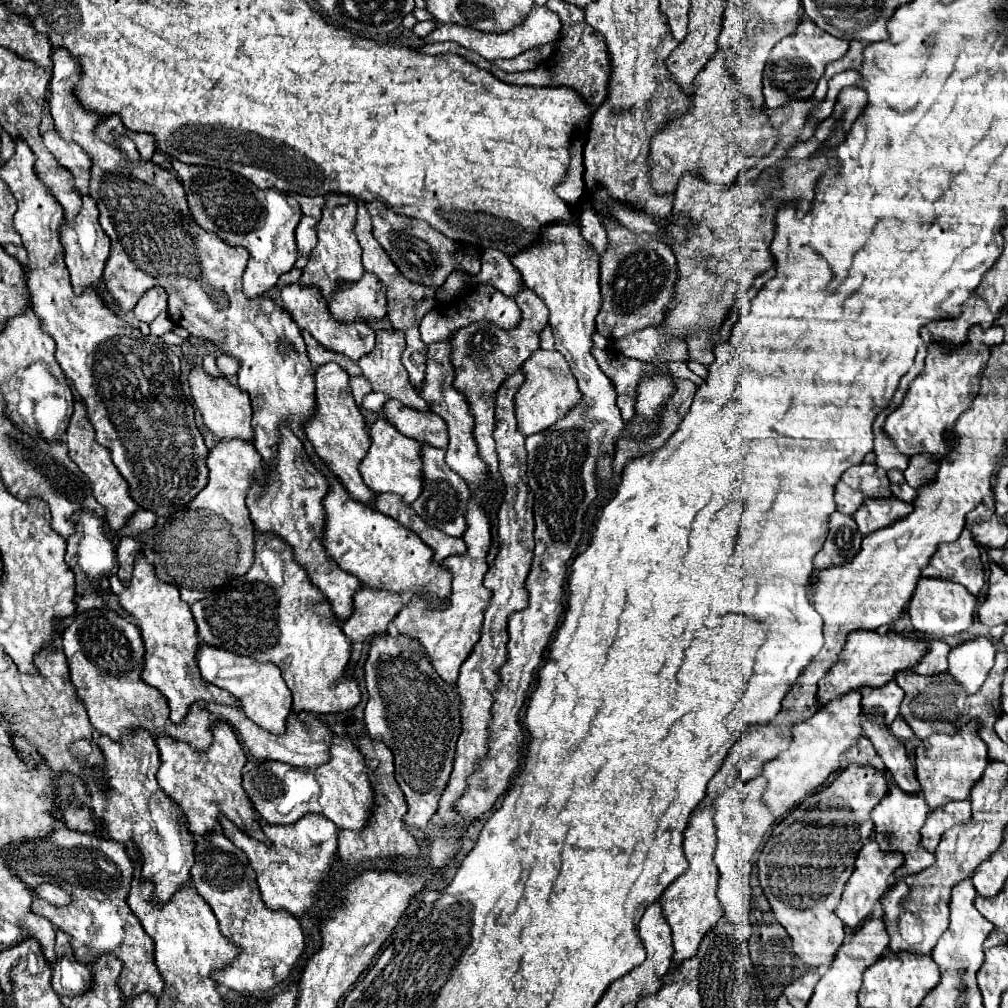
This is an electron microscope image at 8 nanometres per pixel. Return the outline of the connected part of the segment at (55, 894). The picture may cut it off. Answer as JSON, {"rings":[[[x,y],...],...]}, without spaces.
{"rings":[[[42,884],[42,886],[38,886],[36,890],[38,890],[38,896],[42,896],[44,900],[48,900],[48,902],[52,902],[52,904],[64,906],[64,904],[70,902],[70,896],[68,896],[64,890],[60,890],[56,884]]]}

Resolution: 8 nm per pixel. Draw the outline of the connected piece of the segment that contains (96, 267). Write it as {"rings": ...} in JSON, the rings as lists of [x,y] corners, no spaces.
{"rings":[[[80,194],[80,198],[82,198],[82,206],[80,206],[78,216],[74,220],[64,218],[64,222],[60,224],[60,230],[58,230],[60,242],[64,246],[64,262],[70,272],[76,294],[82,294],[86,288],[98,288],[108,252],[110,252],[110,238],[102,232],[102,228],[98,224],[98,206],[94,204],[94,198],[84,196],[84,194]]]}

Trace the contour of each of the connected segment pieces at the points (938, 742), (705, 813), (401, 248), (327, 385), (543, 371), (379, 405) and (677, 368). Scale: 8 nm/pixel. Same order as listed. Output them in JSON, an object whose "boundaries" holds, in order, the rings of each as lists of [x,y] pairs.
{"boundaries":[[[[966,724],[966,728],[954,736],[934,734],[916,748],[916,776],[930,808],[942,806],[948,800],[968,800],[972,786],[982,778],[984,768],[988,766],[988,748],[974,728],[978,728],[978,724]]],[[[704,808],[702,812],[694,812],[690,818],[690,824],[684,832],[684,856],[688,860],[688,870],[674,880],[658,898],[662,906],[662,914],[666,918],[666,924],[672,930],[672,942],[674,942],[674,966],[680,966],[686,958],[696,956],[698,944],[702,942],[702,936],[714,928],[714,924],[722,918],[722,906],[716,898],[716,886],[718,886],[718,868],[712,860],[714,846],[716,846],[716,828],[712,822],[712,808]]],[[[382,200],[366,202],[366,208],[372,216],[374,238],[380,242],[380,246],[388,252],[392,262],[398,266],[398,270],[408,280],[420,282],[424,286],[442,286],[454,270],[464,270],[468,274],[480,272],[480,260],[478,258],[466,256],[466,254],[460,254],[458,258],[454,258],[456,256],[456,254],[452,254],[456,250],[454,242],[450,238],[446,238],[442,232],[434,230],[430,224],[396,214],[386,204],[382,204]]],[[[330,362],[330,364],[322,364],[316,368],[314,382],[316,382],[316,392],[314,392],[316,410],[314,410],[314,416],[302,426],[304,436],[310,442],[310,446],[314,448],[316,456],[342,482],[342,486],[348,490],[348,494],[354,500],[370,504],[374,500],[374,492],[370,492],[370,488],[366,488],[366,484],[362,482],[362,476],[358,472],[358,464],[362,462],[362,458],[366,456],[366,450],[370,446],[370,436],[366,432],[364,418],[352,398],[350,388],[348,388],[350,378],[338,364]]],[[[536,350],[524,364],[522,364],[522,372],[524,372],[524,382],[520,384],[518,392],[516,392],[516,420],[518,420],[518,430],[524,436],[542,432],[546,428],[550,428],[556,420],[560,420],[562,416],[568,414],[570,408],[574,408],[580,400],[582,394],[578,392],[576,380],[570,372],[570,366],[566,364],[564,356],[556,350]]],[[[370,392],[370,394],[364,398],[362,406],[364,406],[366,410],[372,410],[372,412],[380,412],[380,410],[384,408],[386,400],[388,400],[388,396],[386,396],[386,394],[382,394],[382,392]]],[[[670,362],[670,372],[676,376],[676,378],[688,378],[688,380],[692,380],[694,384],[704,384],[704,378],[700,378],[700,376],[696,376],[694,372],[690,372],[688,370],[688,366],[686,366],[686,362]]]]}

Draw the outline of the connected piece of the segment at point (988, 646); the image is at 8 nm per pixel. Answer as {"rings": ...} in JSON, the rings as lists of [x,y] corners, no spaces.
{"rings":[[[982,636],[974,638],[950,652],[948,672],[958,684],[962,684],[964,692],[974,694],[978,692],[988,672],[992,670],[994,654],[996,654],[996,646],[992,640]]]}

